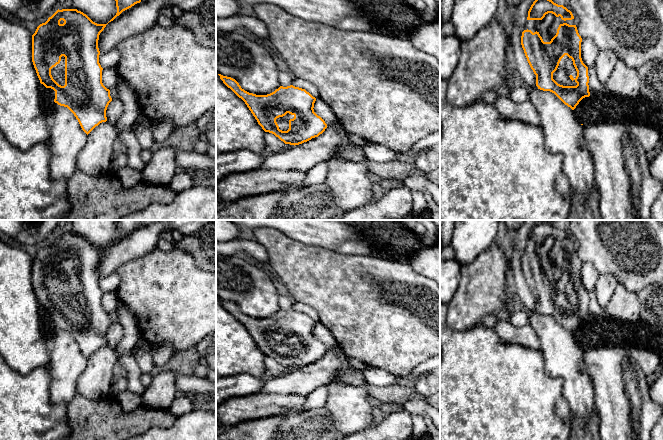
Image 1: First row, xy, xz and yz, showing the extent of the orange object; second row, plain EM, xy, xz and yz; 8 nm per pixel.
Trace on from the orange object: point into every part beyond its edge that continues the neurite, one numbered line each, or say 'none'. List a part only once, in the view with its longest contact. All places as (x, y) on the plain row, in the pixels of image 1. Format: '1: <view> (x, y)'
1: yz (547, 251)

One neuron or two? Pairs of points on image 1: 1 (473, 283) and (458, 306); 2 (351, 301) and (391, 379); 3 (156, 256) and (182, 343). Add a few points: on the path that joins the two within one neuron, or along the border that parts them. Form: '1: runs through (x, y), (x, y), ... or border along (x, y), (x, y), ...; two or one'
1: runs through (473, 289), (464, 300); one
2: border along (366, 365), (380, 367), (400, 376); two
3: runs through (159, 278), (160, 284), (182, 307), (182, 321); one

